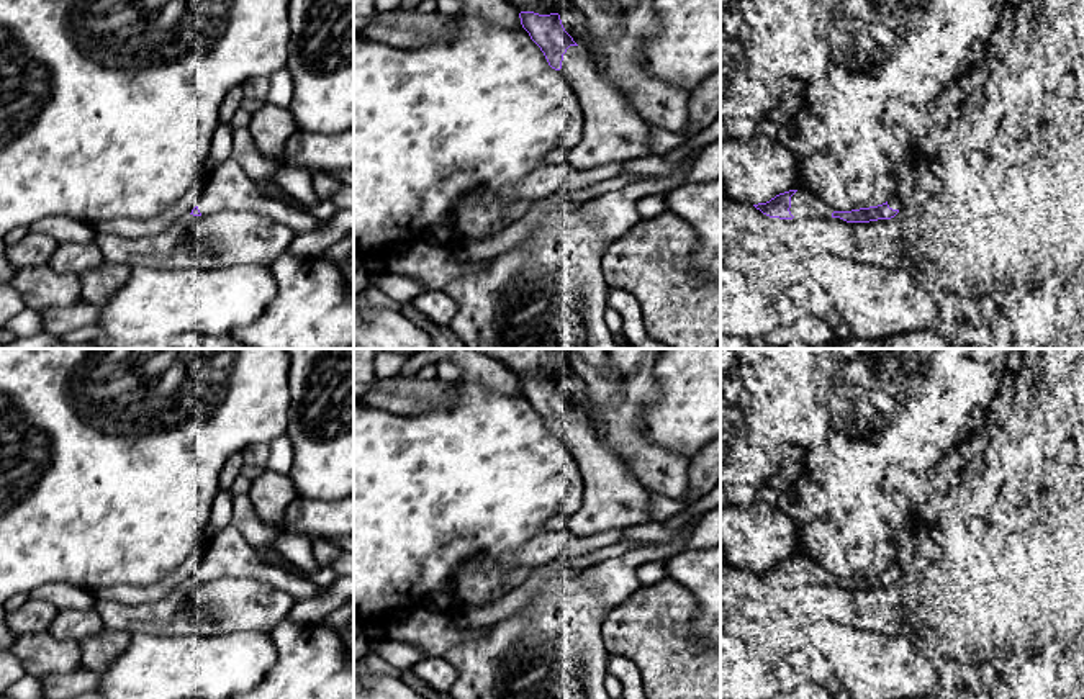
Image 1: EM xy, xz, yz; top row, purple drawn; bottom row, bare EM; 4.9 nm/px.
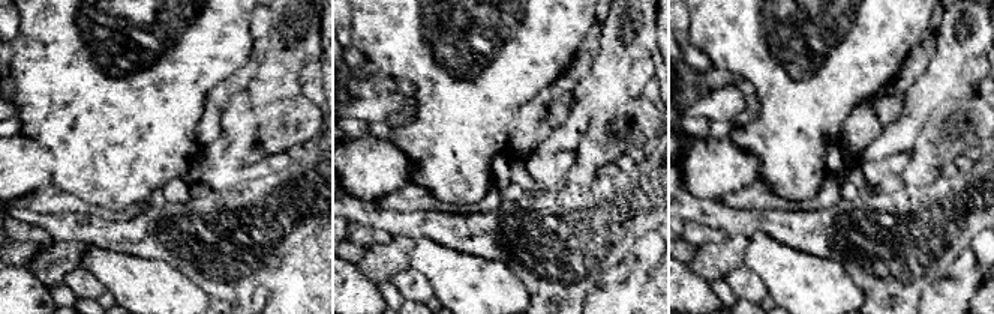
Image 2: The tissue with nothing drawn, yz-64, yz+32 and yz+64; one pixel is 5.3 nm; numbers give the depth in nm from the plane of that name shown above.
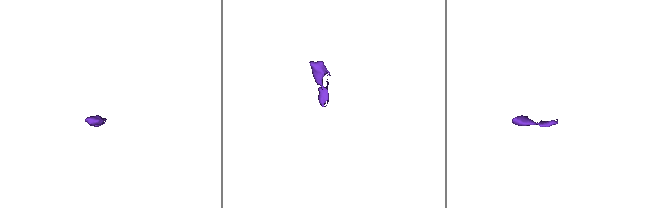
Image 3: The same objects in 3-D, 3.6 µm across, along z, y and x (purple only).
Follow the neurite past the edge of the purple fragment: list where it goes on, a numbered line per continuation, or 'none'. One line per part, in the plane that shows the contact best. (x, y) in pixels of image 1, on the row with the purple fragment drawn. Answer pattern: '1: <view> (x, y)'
1: xz (613, 133)

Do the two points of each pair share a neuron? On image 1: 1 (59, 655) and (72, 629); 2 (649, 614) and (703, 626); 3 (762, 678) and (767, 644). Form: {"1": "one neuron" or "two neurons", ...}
{"1": "one neuron", "2": "two neurons", "3": "two neurons"}

